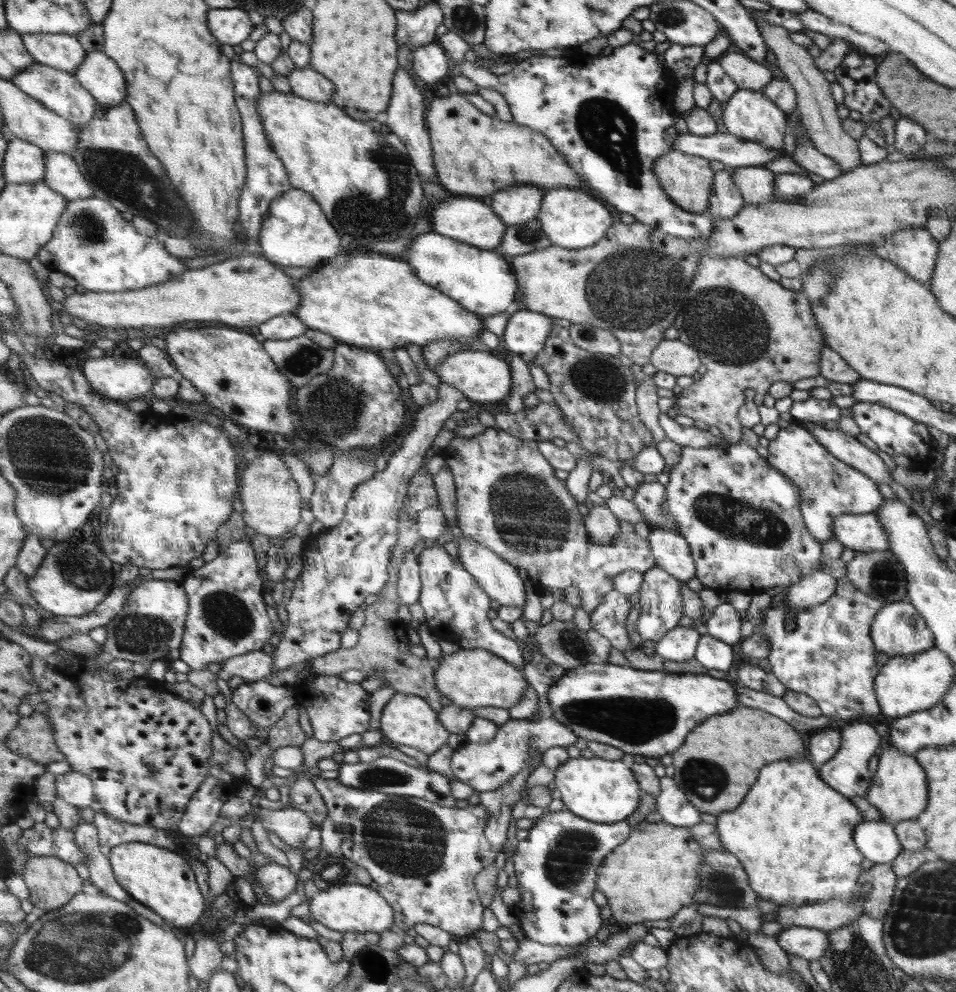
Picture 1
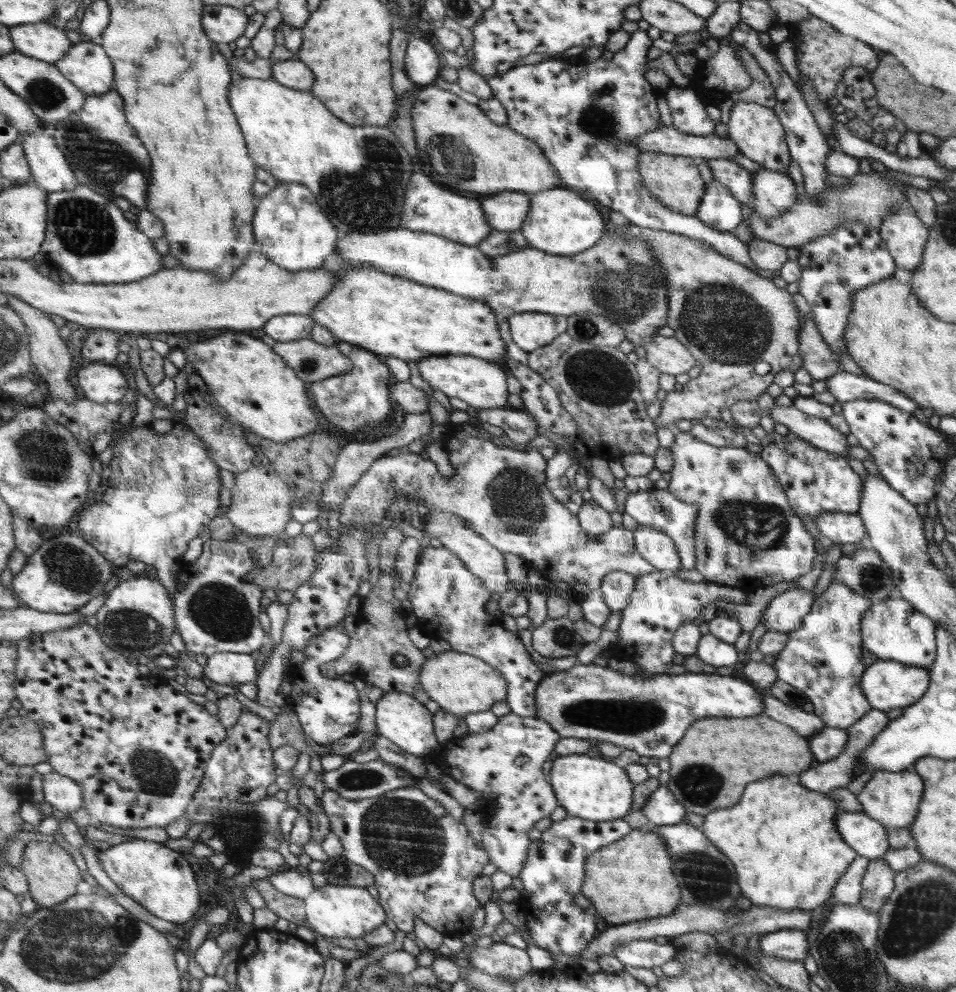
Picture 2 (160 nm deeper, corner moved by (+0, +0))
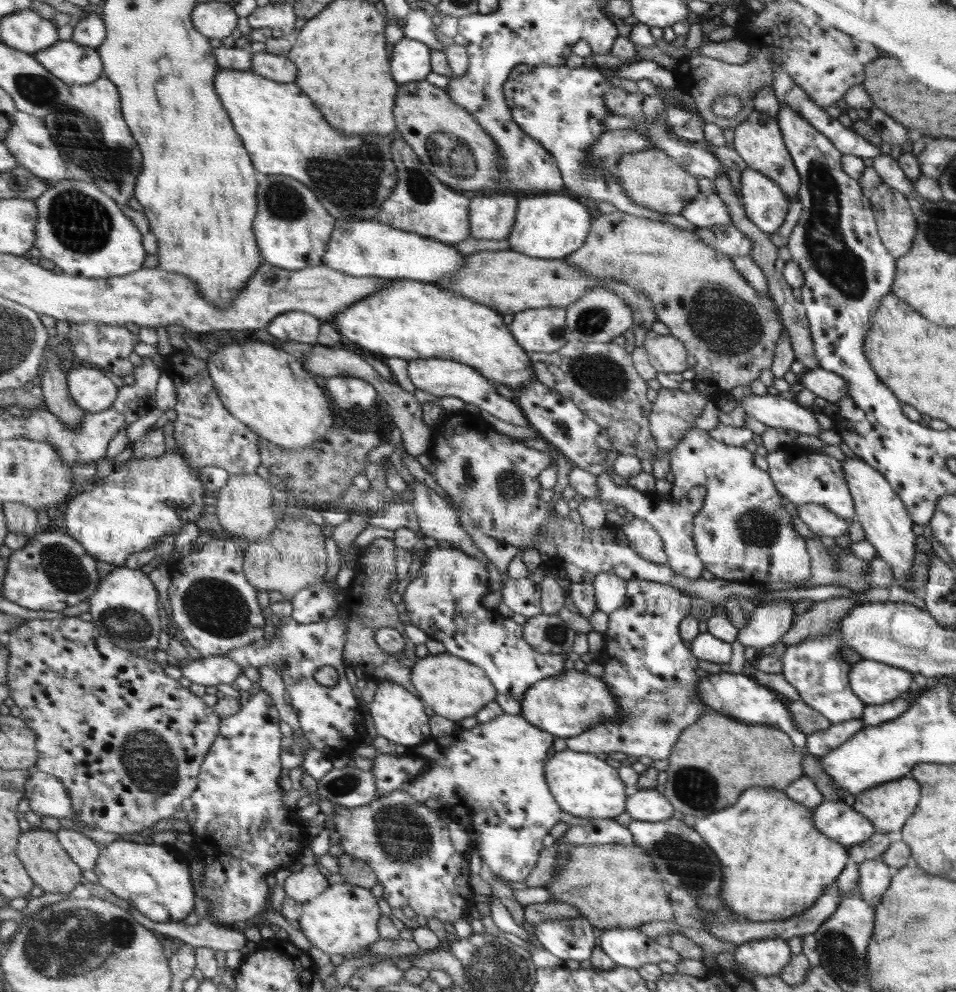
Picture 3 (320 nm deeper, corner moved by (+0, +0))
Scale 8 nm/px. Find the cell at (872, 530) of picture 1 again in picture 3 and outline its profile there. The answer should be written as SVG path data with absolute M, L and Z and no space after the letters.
M818 504L796 506L798 517L815 534L821 536L842 536L848 534L851 522L833 514Z

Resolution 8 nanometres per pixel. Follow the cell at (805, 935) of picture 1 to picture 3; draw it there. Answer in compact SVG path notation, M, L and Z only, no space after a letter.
M758 939L738 945L734 952L738 968L745 968L752 976L783 976L792 952L784 939Z

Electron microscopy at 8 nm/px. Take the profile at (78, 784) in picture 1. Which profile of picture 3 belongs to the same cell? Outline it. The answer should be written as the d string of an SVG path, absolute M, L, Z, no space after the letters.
M38 771L27 782L27 796L32 810L40 815L76 818L74 798L63 779Z

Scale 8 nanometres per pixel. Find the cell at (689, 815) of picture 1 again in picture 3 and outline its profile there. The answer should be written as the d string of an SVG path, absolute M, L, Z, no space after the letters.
M638 789L628 797L628 814L633 820L656 822L663 821L677 813L668 799L654 789Z

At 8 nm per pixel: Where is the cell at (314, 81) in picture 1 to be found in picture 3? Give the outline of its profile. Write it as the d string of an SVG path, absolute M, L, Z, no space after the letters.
M262 51L253 53L251 70L281 83L294 83L298 78L298 66L286 56Z

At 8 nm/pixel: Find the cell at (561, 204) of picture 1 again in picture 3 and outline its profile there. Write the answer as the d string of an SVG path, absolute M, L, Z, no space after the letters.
M562 191L548 192L548 196L521 196L516 222L506 240L511 244L512 250L522 254L545 259L566 257L586 244L591 234L592 222L594 220L586 206L576 202L574 196L562 196Z

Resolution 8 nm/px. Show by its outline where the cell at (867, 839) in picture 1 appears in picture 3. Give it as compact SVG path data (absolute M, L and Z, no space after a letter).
M824 800L815 808L815 826L836 842L849 847L868 840L876 832L871 821L856 812L844 800Z

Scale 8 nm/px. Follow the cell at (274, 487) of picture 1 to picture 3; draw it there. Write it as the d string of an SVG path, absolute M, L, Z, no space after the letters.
M232 475L227 487L219 492L217 516L224 529L246 542L254 542L272 533L279 522L272 512L272 490L268 480L254 475Z

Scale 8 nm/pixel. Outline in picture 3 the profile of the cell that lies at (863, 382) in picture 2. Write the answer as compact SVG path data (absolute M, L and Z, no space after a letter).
M820 367L805 370L801 381L806 390L829 402L838 402L847 396L850 388L850 383L842 375Z

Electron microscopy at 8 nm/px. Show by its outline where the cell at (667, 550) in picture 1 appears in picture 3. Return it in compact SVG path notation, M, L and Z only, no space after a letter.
M629 516L622 529L629 544L645 559L660 564L667 562L668 554L664 554L665 546L662 546L659 531L649 522Z

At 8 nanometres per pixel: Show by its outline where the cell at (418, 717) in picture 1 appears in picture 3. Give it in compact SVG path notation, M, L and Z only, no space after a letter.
M378 681L374 699L370 704L369 714L372 716L377 733L396 744L407 747L416 747L424 744L430 738L430 727L428 716L424 712L422 702L406 689L395 682Z

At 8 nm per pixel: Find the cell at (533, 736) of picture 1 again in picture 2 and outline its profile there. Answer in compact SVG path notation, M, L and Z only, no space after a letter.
M516 714L502 716L496 722L494 728L486 733L470 733L464 737L453 737L450 741L443 743L443 748L447 748L442 756L438 756L438 765L441 772L456 782L464 784L470 790L482 792L482 794L492 794L491 801L495 804L494 812L490 818L483 819L482 842L483 849L491 855L491 861L498 871L505 872L513 878L519 876L520 871L527 862L528 832L534 828L534 824L548 818L556 810L555 789L550 788L542 774L542 764L554 750L554 744L558 744L562 738L559 731L548 724L547 720L535 717L522 717Z

